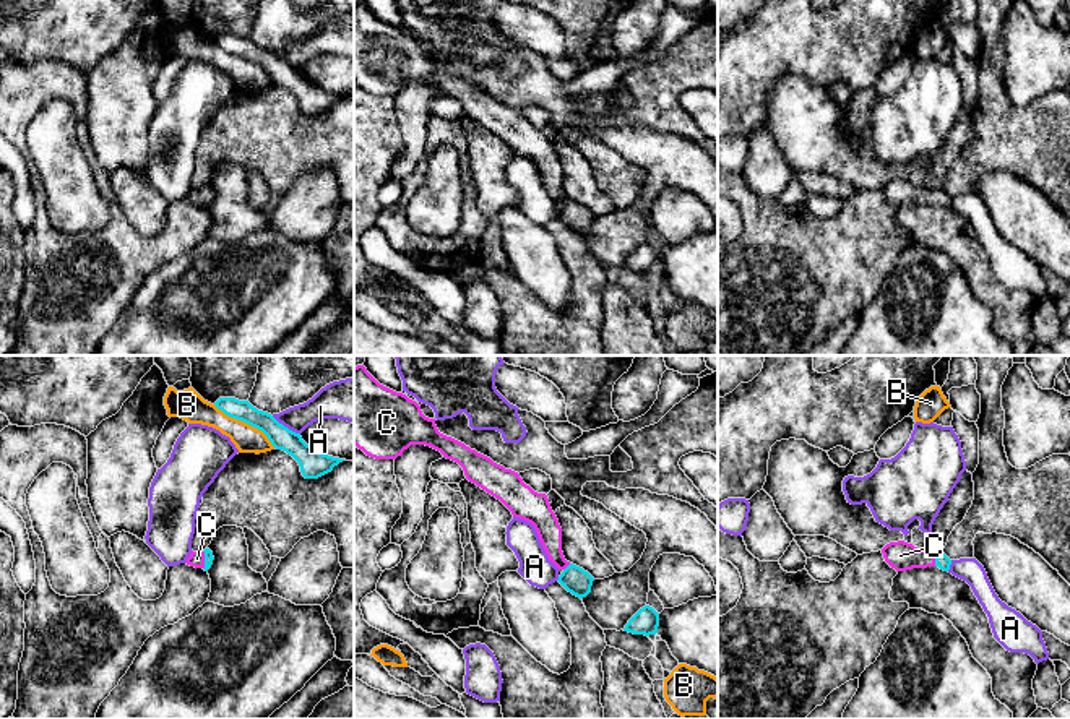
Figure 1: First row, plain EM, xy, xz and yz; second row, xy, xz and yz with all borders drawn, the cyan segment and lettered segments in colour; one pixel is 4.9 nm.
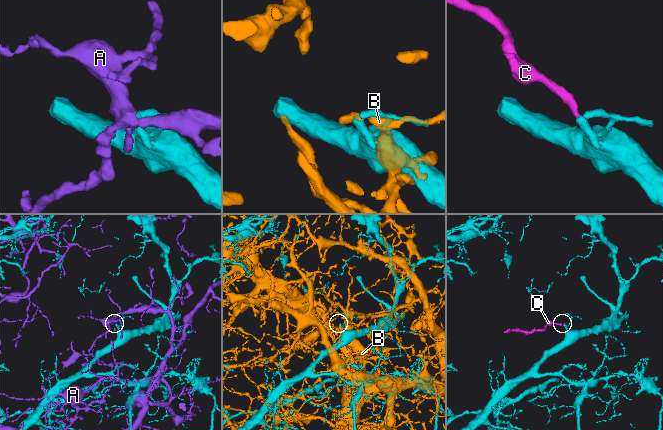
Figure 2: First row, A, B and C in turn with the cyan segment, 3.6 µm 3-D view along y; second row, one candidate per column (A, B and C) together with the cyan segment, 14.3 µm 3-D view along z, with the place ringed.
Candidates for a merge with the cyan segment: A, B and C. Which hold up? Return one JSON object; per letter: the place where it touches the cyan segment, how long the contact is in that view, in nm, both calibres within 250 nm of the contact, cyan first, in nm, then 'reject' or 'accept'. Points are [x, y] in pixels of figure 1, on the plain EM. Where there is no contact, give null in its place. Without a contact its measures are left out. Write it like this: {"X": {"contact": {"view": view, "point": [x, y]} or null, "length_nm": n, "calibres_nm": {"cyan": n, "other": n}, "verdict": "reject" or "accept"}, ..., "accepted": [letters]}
{"A": {"contact": {"view": "xy", "point": [286, 64]}, "length_nm": 170, "calibres_nm": {"cyan": 140, "other": 160}, "verdict": "reject"}, "B": {"contact": {"view": "xy", "point": [245, 59]}, "length_nm": 380, "calibres_nm": {"cyan": 110, "other": 140}, "verdict": "reject"}, "C": {"contact": {"view": "xy", "point": [205, 197]}, "length_nm": 100, "calibres_nm": {"cyan": 50, "other": 80}, "verdict": "accept"}, "accepted": ["C"]}

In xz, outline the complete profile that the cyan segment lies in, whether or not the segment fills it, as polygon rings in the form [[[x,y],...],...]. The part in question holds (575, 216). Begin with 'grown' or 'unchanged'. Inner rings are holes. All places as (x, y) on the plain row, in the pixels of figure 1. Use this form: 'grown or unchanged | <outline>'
grown | [[[364,2],[354,3],[354,81],[375,96],[396,96],[411,81],[440,88],[463,104],[469,118],[534,162],[549,196],[562,208],[557,217],[568,229],[580,235],[591,229],[594,214],[563,193],[562,164],[547,131],[534,128],[518,109],[440,70],[416,37],[380,21]]]

